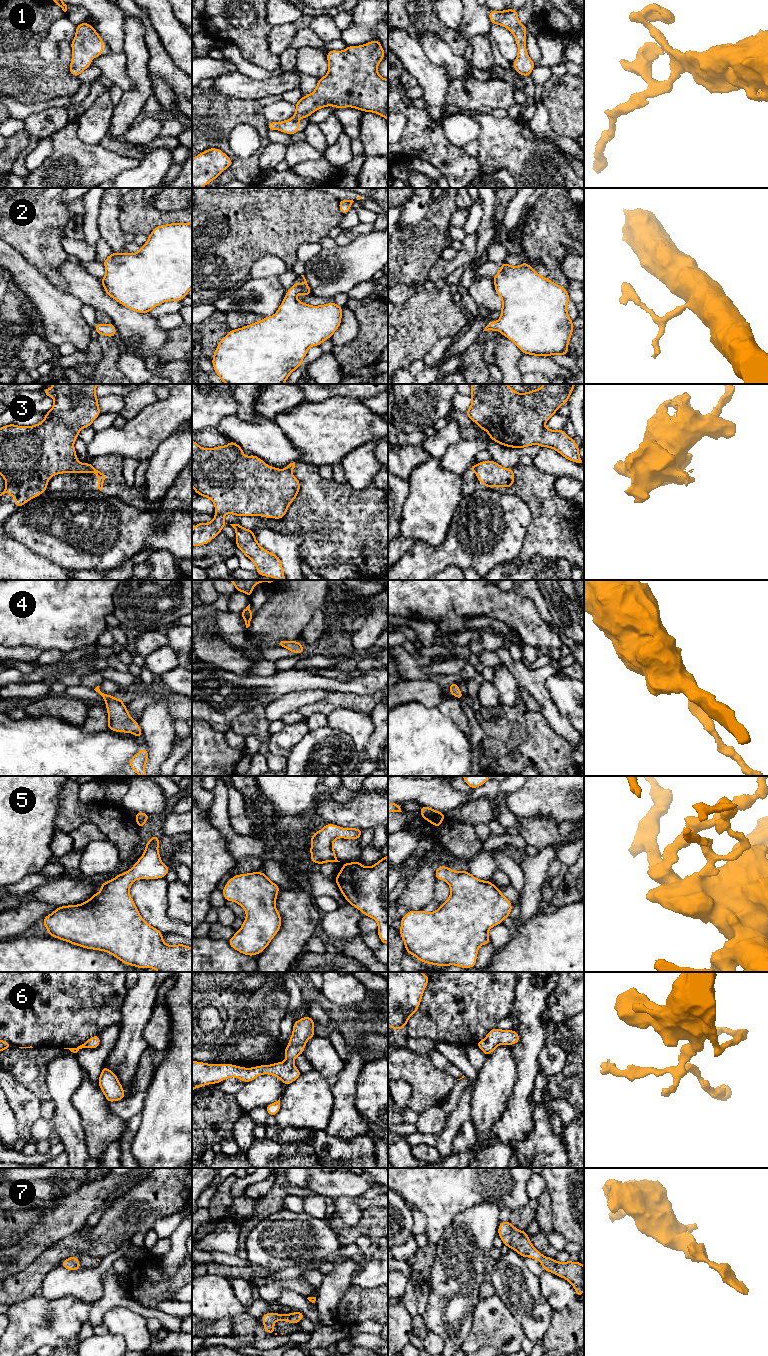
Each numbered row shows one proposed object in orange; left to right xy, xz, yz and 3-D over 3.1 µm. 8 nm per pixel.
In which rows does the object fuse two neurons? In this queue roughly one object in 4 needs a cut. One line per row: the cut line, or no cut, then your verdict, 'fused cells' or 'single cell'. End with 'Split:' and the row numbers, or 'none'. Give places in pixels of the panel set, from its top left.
1: no cut; single cell
2: no cut; single cell
3: cut in xy along (93, 467), (91, 471); fused cells
4: no cut; single cell
5: no cut; single cell
6: no cut; single cell
7: no cut; single cell
Split: 3

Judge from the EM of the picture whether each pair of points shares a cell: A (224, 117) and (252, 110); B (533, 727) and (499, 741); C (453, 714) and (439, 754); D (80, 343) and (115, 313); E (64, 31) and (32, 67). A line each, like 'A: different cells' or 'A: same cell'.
A: same cell
B: same cell
C: different cells
D: different cells
E: different cells

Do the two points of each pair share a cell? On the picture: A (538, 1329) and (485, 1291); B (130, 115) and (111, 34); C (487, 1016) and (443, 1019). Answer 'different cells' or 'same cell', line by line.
A: different cells
B: different cells
C: same cell

